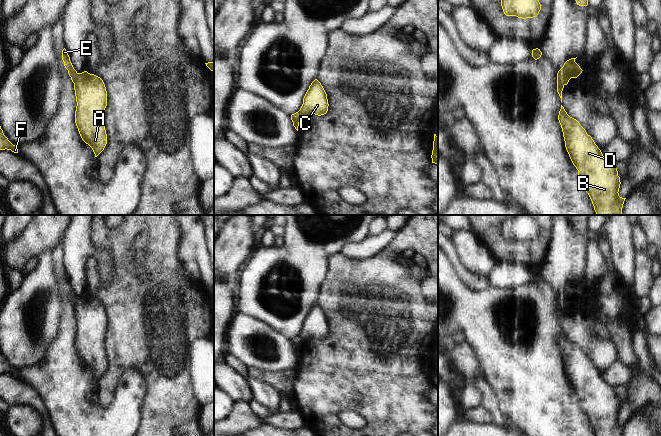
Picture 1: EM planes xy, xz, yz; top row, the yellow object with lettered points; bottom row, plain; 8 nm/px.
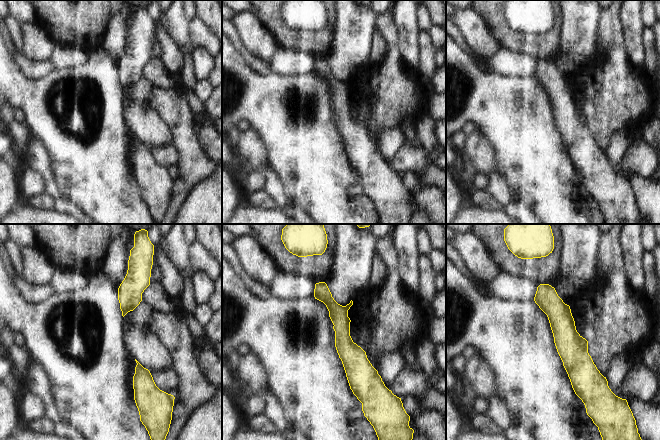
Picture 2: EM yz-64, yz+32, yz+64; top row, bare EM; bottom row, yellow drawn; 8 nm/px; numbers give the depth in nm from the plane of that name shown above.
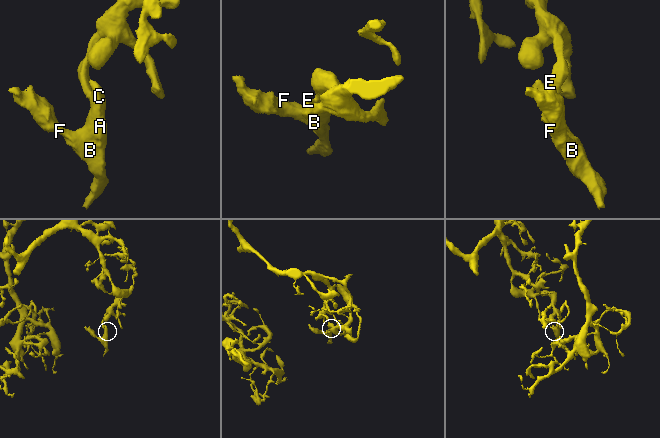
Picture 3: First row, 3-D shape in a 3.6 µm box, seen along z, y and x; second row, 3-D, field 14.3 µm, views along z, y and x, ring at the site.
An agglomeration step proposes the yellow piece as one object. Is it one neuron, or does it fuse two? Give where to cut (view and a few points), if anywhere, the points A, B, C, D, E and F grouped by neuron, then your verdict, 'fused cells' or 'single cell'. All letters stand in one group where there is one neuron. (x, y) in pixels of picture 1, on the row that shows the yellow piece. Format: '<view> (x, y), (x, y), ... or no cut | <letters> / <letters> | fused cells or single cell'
yz (557, 73), (557, 78), (563, 85) | A B C D F / E | fused cells

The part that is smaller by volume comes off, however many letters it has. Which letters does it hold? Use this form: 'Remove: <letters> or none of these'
Remove: A, B, C, D, F.

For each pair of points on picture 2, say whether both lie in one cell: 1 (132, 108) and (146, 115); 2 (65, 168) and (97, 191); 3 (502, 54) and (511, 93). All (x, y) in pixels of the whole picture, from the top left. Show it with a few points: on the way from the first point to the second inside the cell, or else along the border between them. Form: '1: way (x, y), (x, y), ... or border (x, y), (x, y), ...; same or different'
1: way (135, 111), (139, 115), (143, 115); same
2: way (73, 168), (89, 183); same
3: border (491, 71), (511, 77), (527, 78), (531, 76); different

